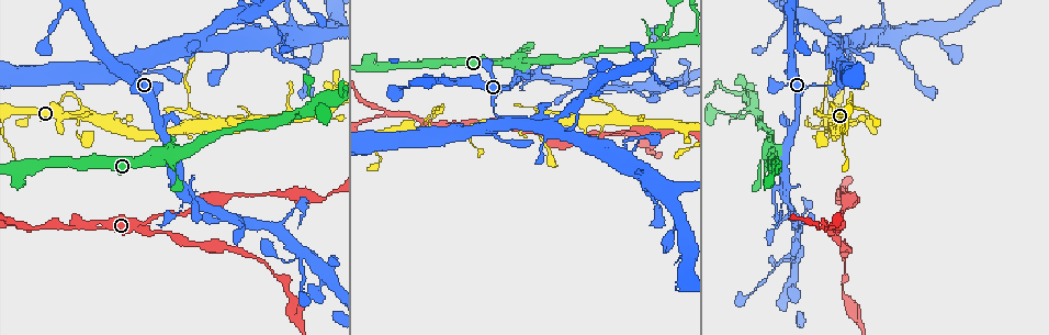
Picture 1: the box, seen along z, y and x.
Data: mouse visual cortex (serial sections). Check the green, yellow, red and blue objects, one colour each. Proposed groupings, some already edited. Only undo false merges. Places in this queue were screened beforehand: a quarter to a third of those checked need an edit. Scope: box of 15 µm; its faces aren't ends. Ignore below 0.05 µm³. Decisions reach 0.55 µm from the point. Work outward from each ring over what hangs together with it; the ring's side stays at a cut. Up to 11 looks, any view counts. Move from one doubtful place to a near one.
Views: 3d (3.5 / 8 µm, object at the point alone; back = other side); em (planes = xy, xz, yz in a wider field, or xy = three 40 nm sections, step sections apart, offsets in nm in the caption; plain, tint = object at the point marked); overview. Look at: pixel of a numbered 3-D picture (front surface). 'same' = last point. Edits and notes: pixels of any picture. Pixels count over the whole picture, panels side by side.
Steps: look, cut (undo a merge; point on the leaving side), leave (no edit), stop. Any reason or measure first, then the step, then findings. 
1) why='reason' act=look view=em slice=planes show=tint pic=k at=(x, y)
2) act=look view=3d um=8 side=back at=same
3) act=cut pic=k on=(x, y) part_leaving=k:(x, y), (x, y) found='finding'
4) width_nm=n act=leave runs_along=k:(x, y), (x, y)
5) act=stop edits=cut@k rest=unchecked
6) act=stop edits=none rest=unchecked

why='thick turns thin' act=look view=3d um=3.5 pic=1 at=(144, 224)

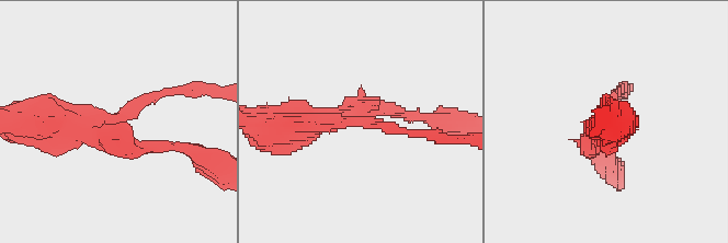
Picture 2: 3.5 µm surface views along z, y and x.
arm_widths_nm=150,500 why='need the tissue' act=look view=em slice=planes show=plain pic=2 at=(360, 122)

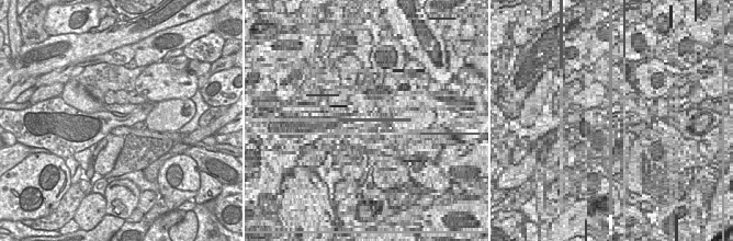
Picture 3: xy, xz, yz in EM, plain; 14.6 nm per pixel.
act=look view=em slice=planes show=tint at=same

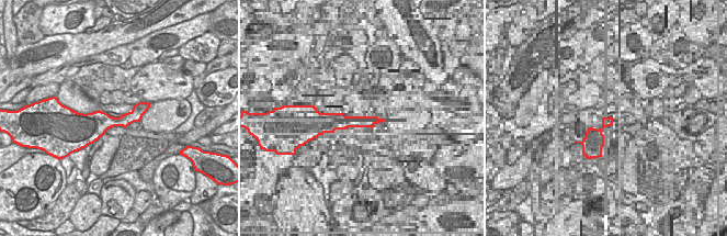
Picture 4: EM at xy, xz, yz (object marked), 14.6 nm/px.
width_nm=320 act=cut pic=2 on=(132, 154) part_leaving=2:(84, 132), (125, 149), (185, 149) found='a second cell is stuck on'

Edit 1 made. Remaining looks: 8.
why='see it whole again' act=look view=overview

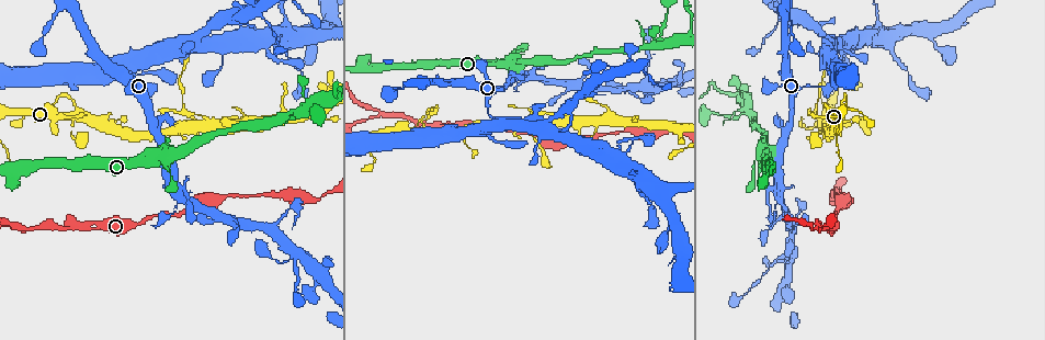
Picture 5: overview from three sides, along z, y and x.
why='side arm on a straight run' act=look view=3d um=8 pic=5 at=(816, 229)

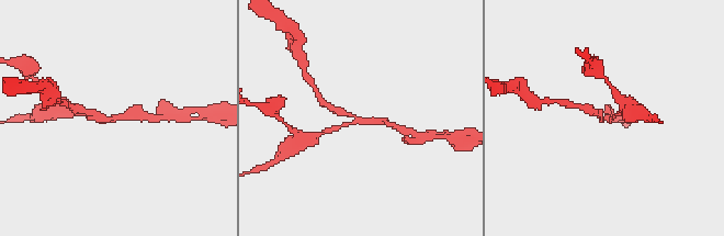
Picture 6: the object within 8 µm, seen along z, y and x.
why='zoom in' act=look view=3d um=3.5 pic=6 at=(607, 116)

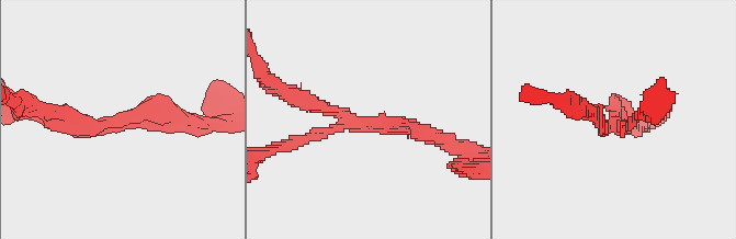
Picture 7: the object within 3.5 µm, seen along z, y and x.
arms=3 arm_widths_nm=150,250,250 why='now the EM' act=look view=em slice=xy step=5 show=tint pic=7 at=(614, 121)

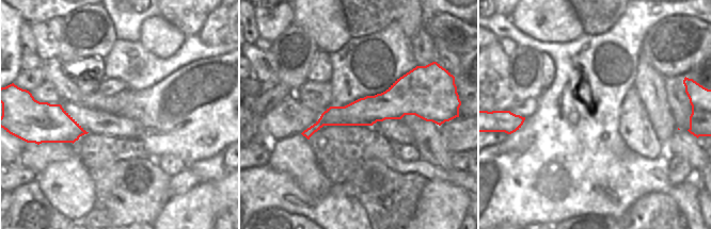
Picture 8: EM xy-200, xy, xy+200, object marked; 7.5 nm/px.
act=cut pic=7 on=(292, 141) part_leaving=7:(329, 132), (282, 143), (275, 148) found='a second cell is stuck on'

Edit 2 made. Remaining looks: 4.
act=look view=overview

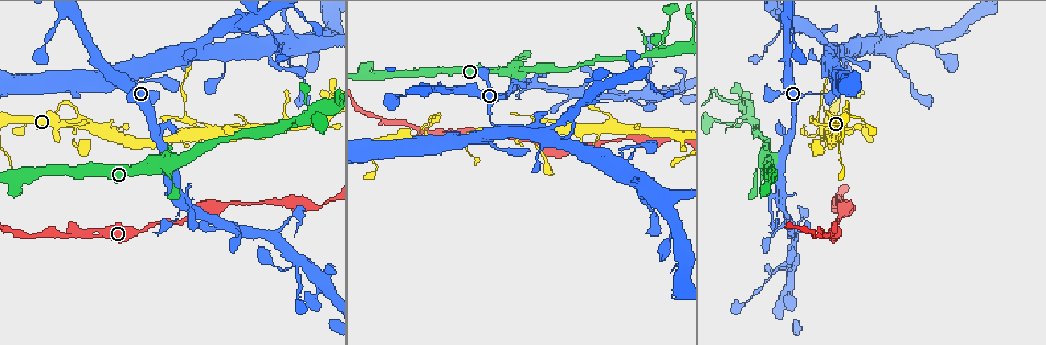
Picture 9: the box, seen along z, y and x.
why='abrupt turn' act=look view=3d um=3.5 pic=9 at=(848, 101)

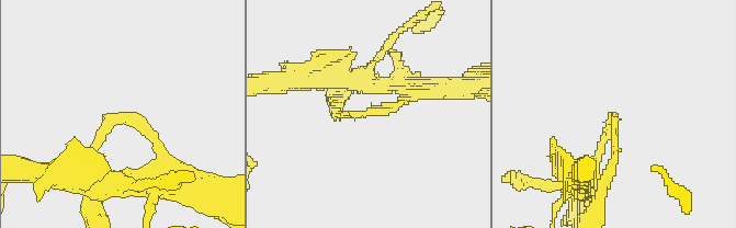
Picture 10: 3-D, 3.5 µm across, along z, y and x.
arm_widths_nm=150,150 act=look view=em slice=xy step=2 show=plain pic=10 at=(126, 119)

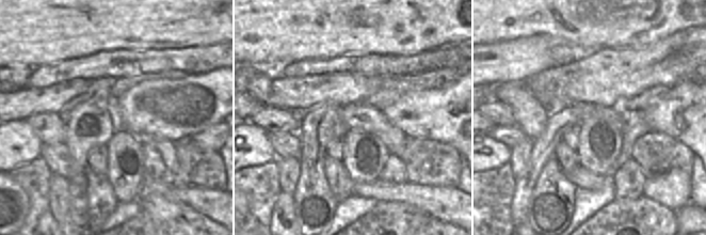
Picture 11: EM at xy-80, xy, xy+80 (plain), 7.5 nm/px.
act=look view=em slice=xy step=2 show=tint at=same

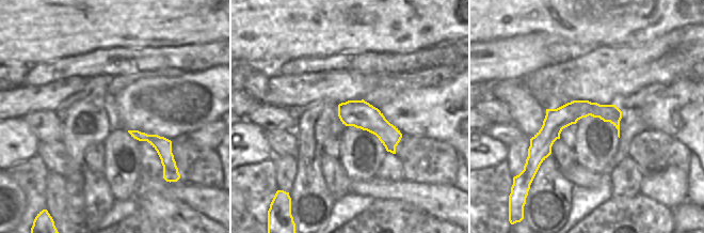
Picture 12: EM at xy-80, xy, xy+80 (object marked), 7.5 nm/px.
act=leave runs_along=10:(409, 89), (388, 112), (335, 109) found='all the same cell'

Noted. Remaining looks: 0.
act=stop edits=cut@2,cut@7 rest=unchecked

